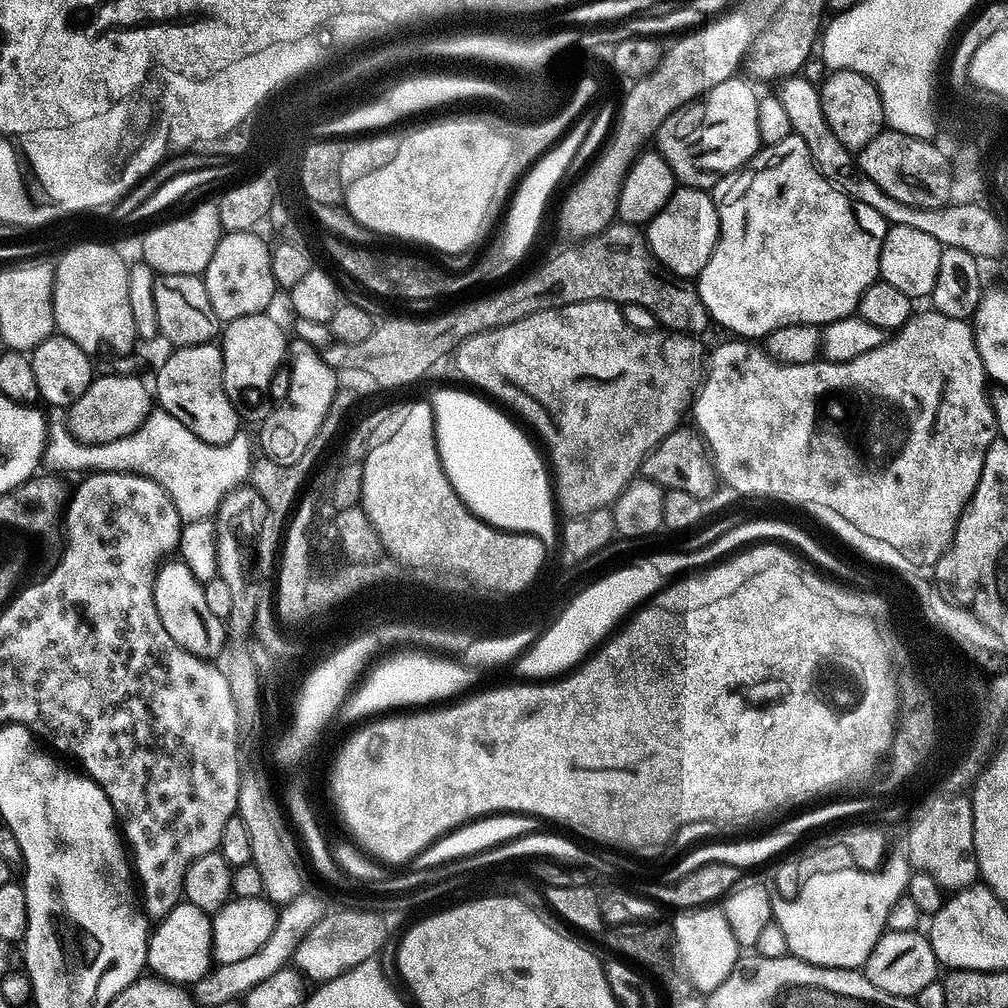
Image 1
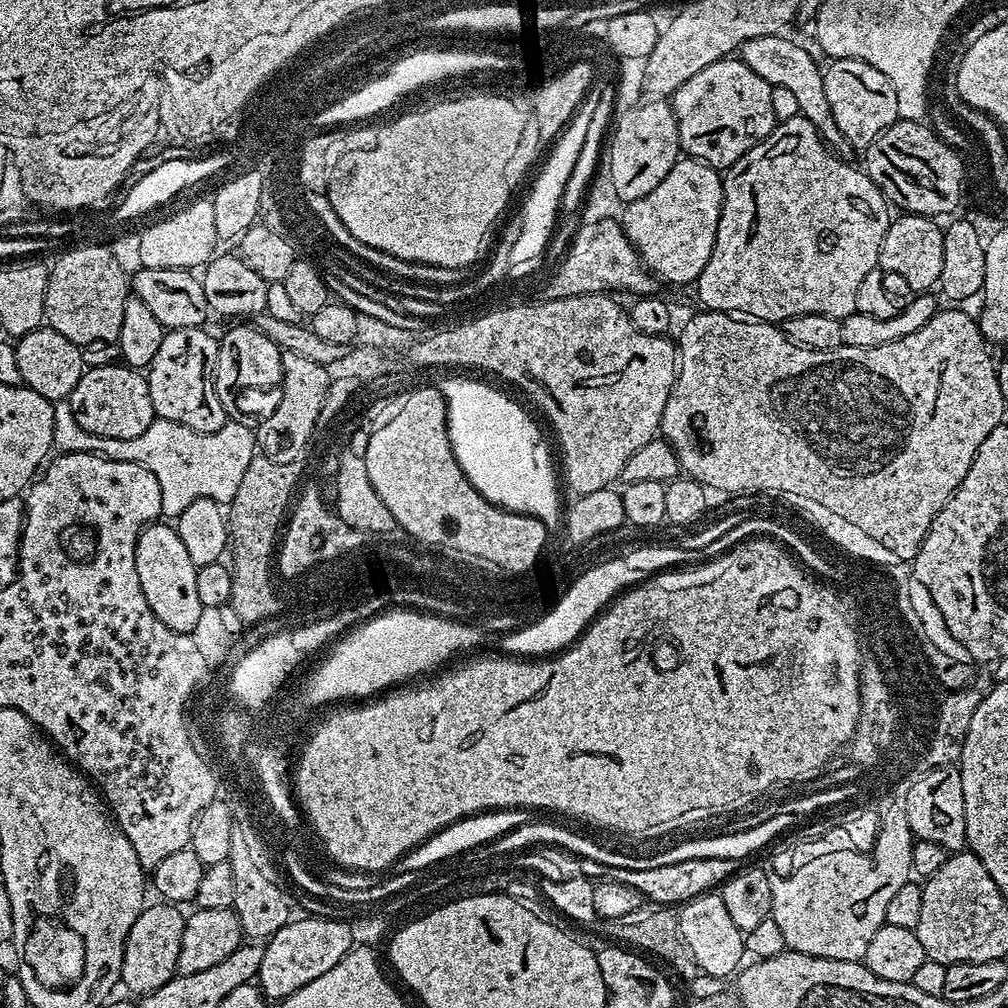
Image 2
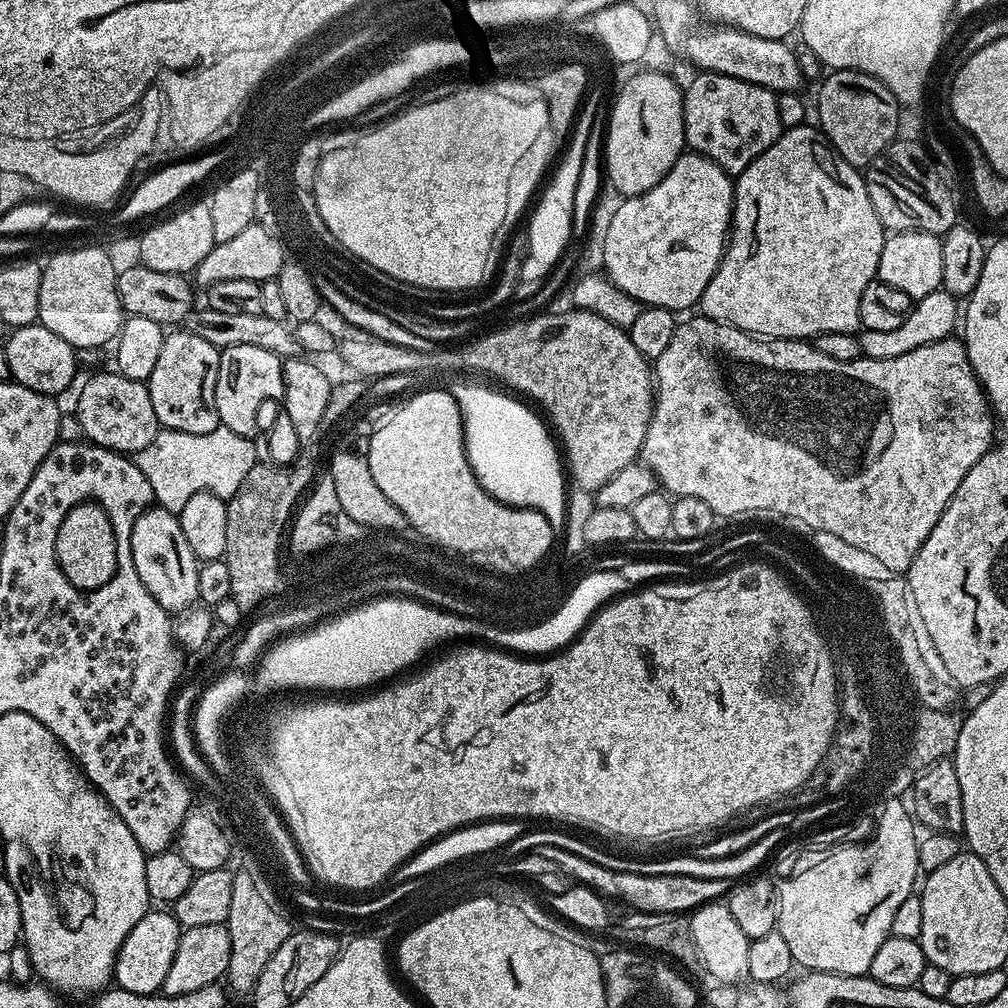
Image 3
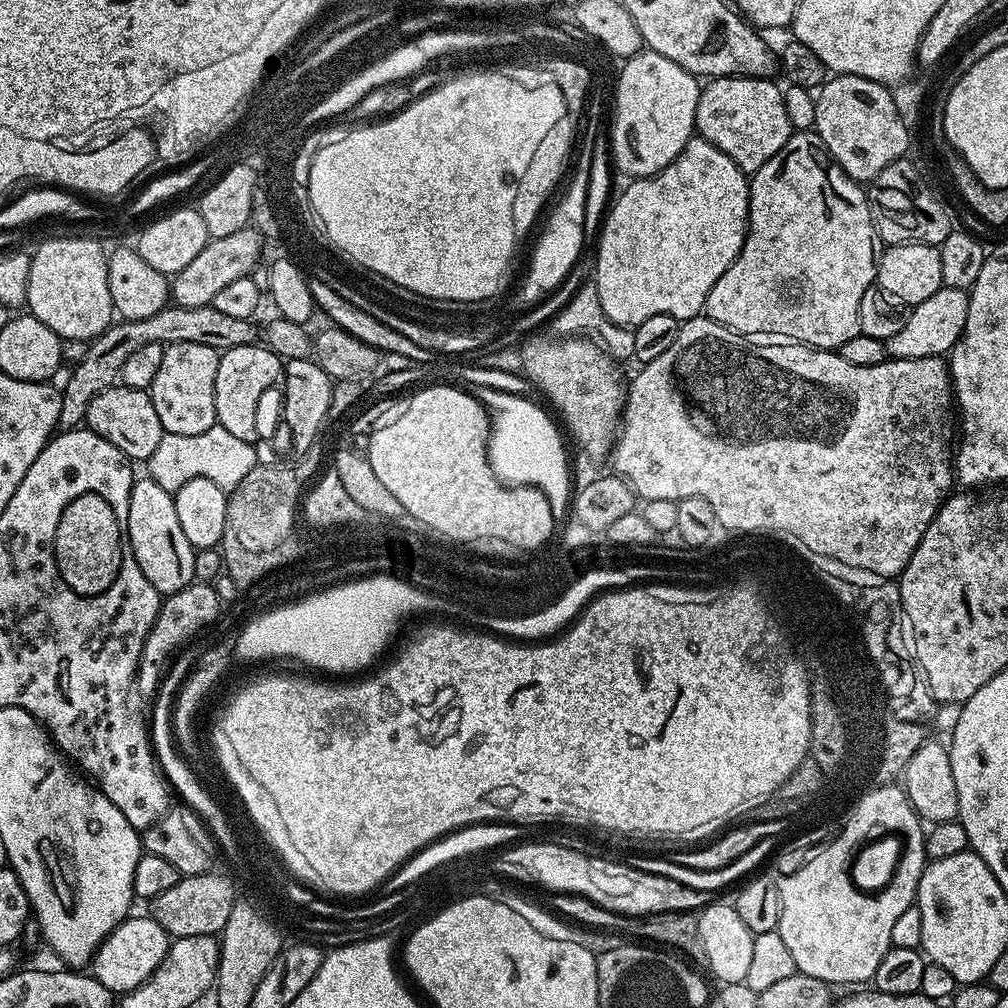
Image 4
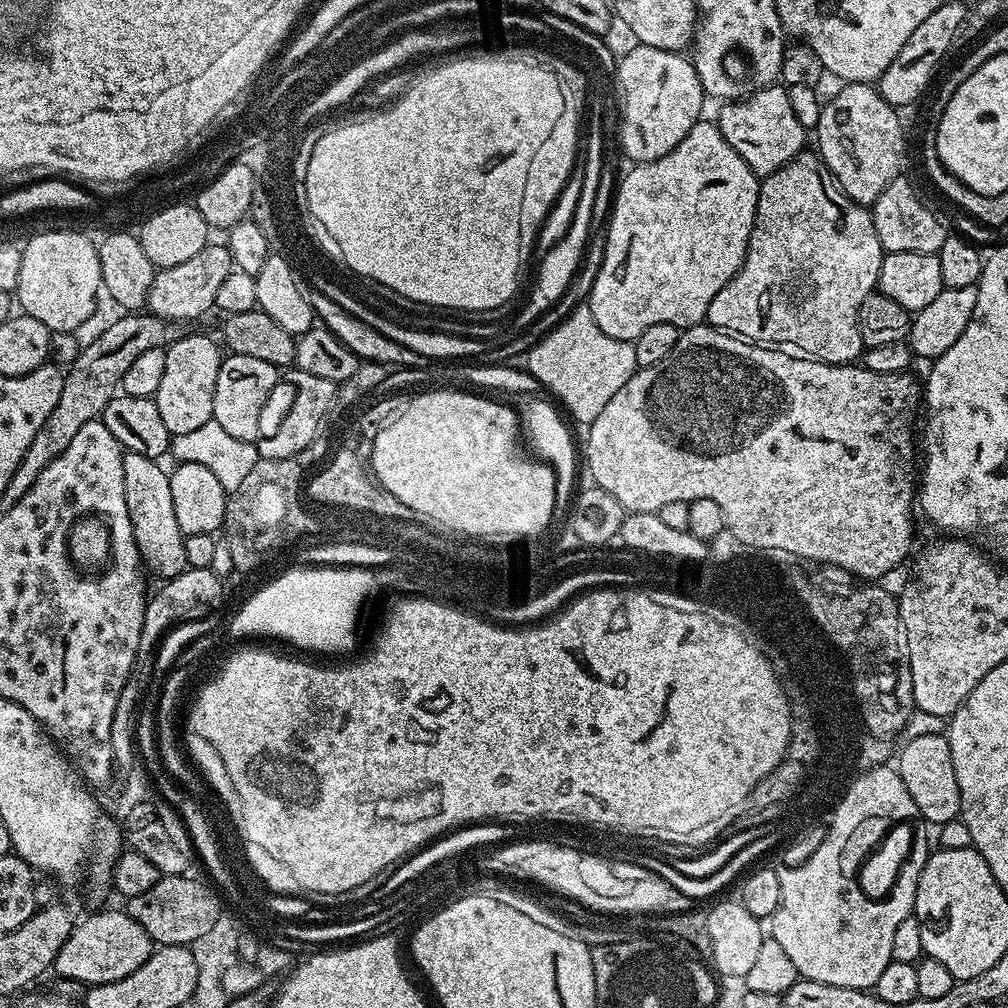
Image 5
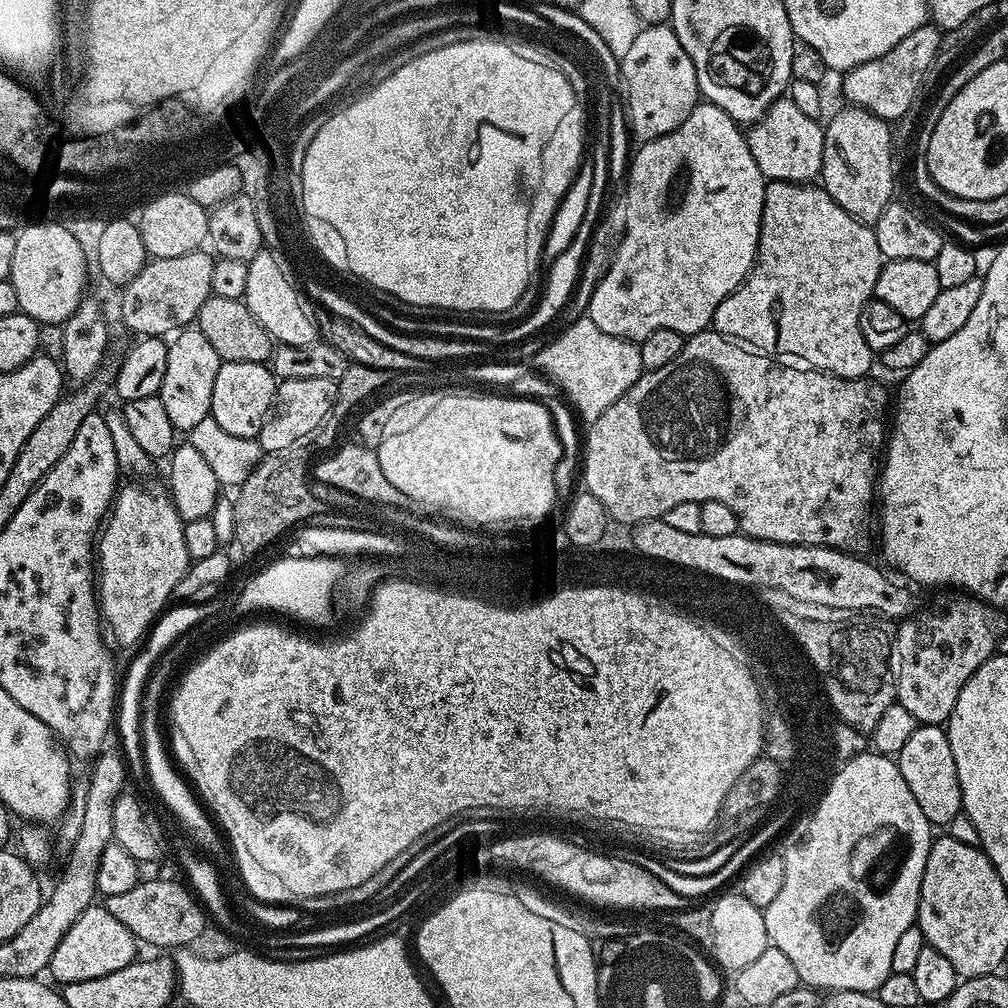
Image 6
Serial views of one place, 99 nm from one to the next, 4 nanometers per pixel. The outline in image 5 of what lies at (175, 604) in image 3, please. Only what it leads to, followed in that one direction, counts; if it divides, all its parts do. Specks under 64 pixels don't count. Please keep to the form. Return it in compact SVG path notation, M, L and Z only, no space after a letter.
M125 451L124 493L126 510L132 519L132 533L143 561L160 575L160 578L177 576L188 567L185 535L174 518L174 501L170 499L169 473L159 468L157 461L146 454Z

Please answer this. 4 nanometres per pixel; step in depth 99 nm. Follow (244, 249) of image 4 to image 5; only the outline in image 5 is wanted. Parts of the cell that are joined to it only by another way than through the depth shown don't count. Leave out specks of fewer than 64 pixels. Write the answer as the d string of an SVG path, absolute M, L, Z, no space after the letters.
M210 242L189 261L157 271L151 284L147 307L153 315L164 320L185 322L198 318L215 307L218 287L222 286L223 279L233 270L232 256L227 245Z

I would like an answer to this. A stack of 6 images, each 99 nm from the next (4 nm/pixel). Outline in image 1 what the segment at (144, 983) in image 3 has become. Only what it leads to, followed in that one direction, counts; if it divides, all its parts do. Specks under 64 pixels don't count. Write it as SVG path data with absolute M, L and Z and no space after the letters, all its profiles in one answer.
M187 902L175 904L170 914L159 917L160 924L148 937L147 971L173 986L195 985L213 967L212 921L209 913Z

